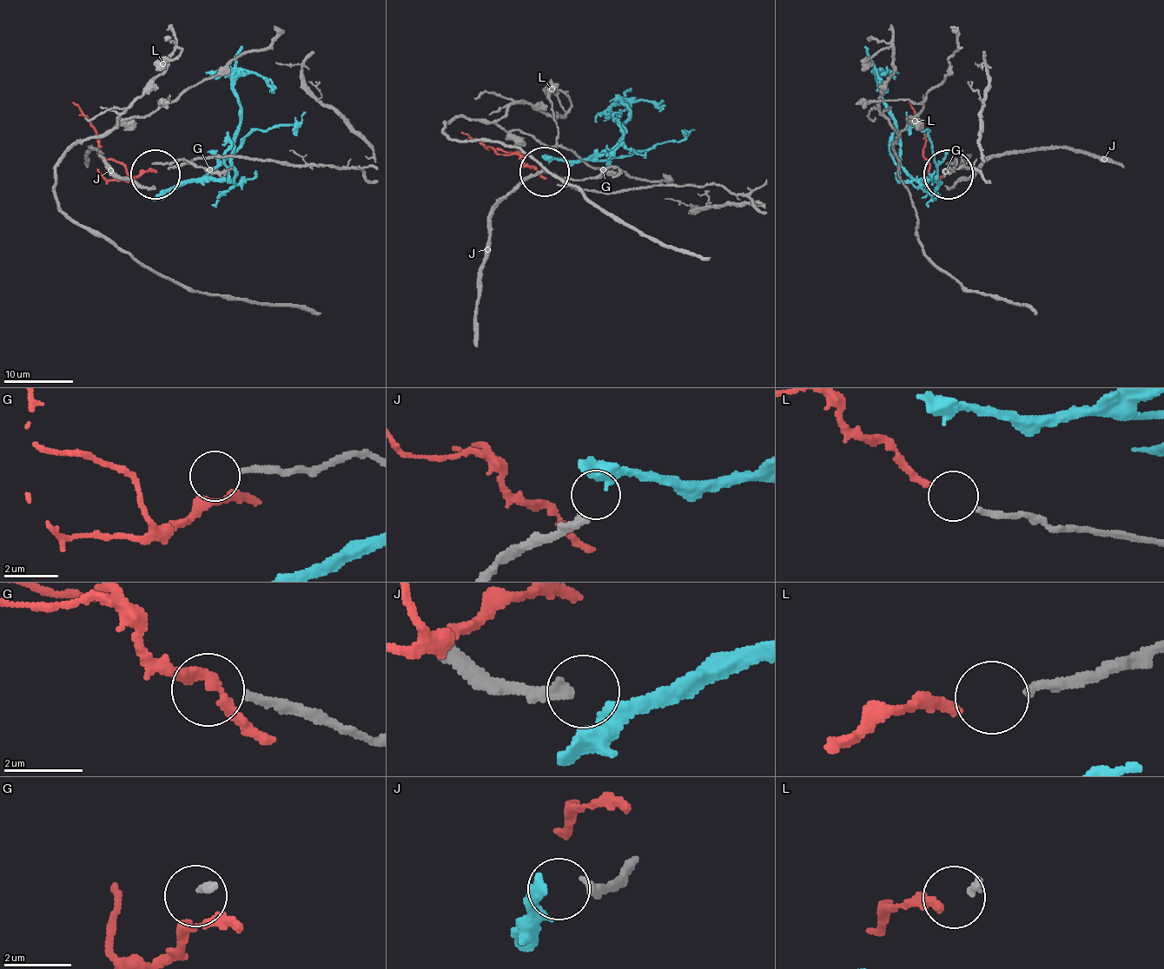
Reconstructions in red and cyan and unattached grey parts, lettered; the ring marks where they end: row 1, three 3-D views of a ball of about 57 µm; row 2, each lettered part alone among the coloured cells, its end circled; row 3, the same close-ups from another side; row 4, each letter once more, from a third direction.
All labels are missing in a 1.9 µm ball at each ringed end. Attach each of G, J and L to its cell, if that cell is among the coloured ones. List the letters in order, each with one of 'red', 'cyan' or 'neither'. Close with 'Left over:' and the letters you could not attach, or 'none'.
G: neither
J: cyan
L: red
Left over: G

